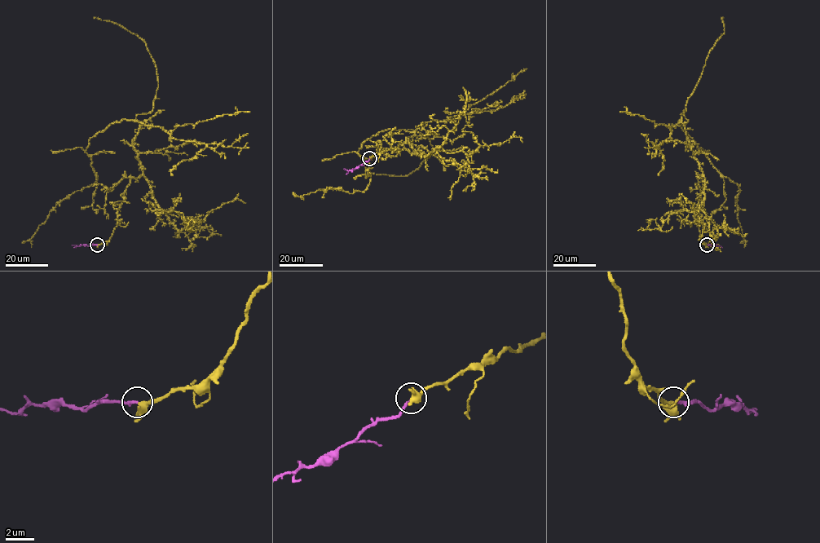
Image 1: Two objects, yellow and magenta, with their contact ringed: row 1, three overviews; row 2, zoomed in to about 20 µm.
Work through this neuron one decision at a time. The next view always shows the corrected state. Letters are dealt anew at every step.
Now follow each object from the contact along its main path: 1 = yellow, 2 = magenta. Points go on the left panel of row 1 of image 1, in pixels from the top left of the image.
1: (97, 245), (143, 174), (138, 121), (89, 139), (98, 179), (22, 243)
2: (97, 245), (72, 245)

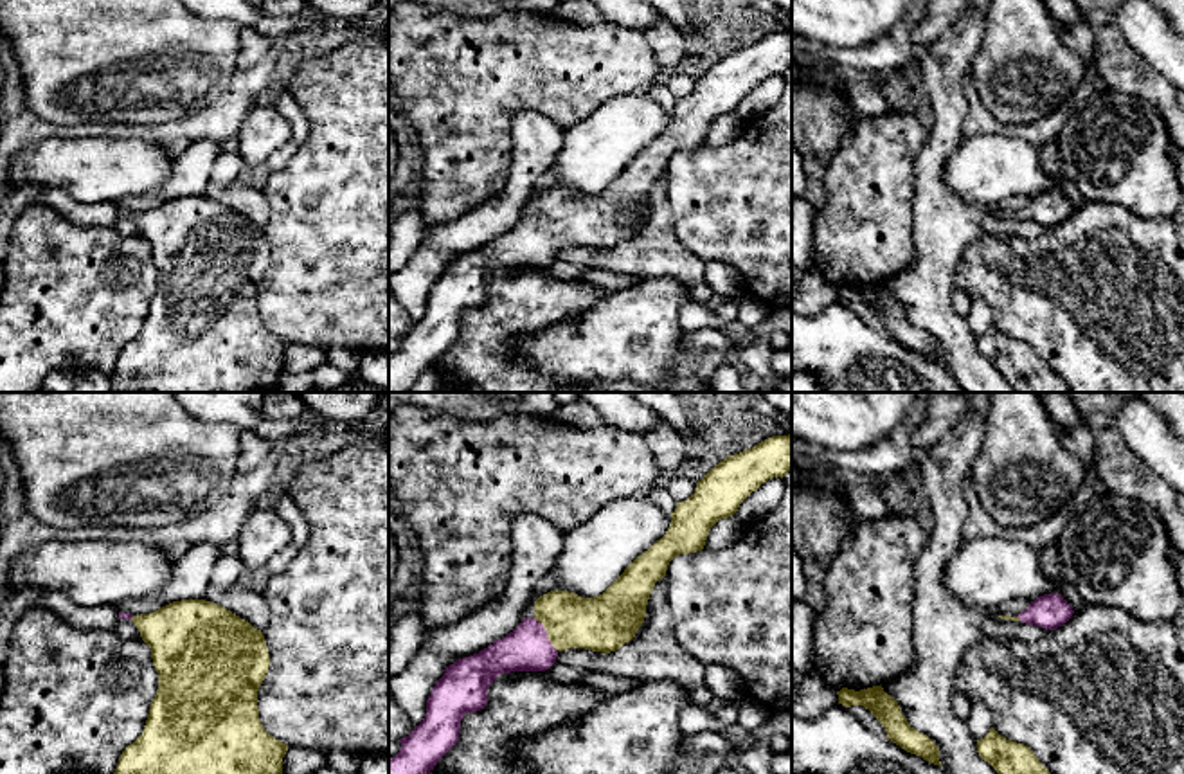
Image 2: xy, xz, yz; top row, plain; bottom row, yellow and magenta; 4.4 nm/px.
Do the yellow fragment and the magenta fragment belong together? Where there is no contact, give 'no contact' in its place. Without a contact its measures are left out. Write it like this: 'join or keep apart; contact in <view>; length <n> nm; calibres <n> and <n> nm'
join; contact in xz; length 190 nm; calibres 260 and 200 nm

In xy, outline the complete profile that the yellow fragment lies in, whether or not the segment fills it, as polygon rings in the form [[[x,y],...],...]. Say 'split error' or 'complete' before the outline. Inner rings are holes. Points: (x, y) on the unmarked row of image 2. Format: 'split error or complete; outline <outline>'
complete; outline [[[205,196],[173,198],[155,209],[133,212],[142,238],[151,245],[158,286],[142,331],[130,340],[112,373],[115,392],[270,392],[283,373],[288,342],[268,331],[259,317],[257,288],[270,250],[261,227],[221,202]]]

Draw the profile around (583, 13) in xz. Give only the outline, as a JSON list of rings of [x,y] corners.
[[[590,0],[560,2],[560,5],[552,13],[549,13],[549,16],[565,23],[583,27],[603,22],[599,9]]]

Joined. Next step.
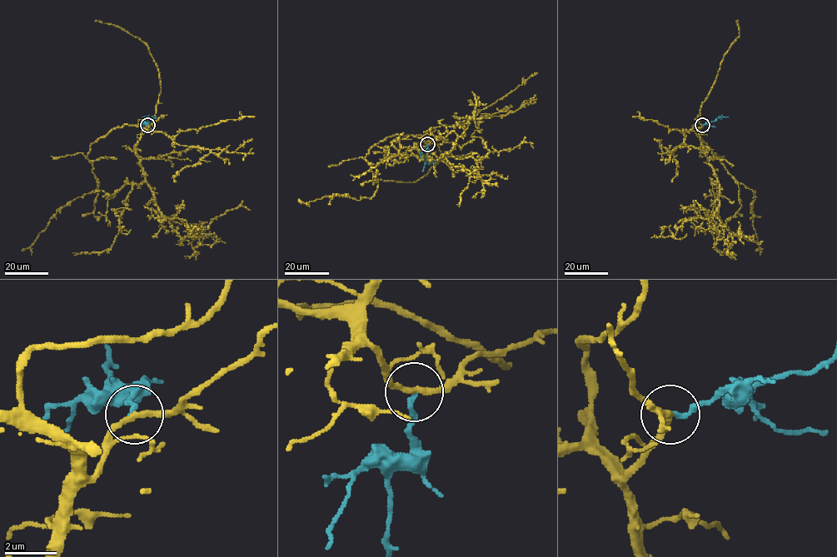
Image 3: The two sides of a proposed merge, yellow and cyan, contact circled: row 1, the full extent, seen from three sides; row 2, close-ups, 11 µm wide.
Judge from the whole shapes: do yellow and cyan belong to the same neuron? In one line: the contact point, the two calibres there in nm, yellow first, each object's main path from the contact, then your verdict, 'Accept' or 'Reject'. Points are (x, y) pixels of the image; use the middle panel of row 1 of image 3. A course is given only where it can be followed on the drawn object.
Place: (427, 144). Thickness 220 nm (yellow) against 160 nm. Course of yellow: (427, 144), (420, 137), (395, 135), (369, 149), (364, 158), (377, 181), (371, 197), (298, 199). Course of cyan: (427, 144), (425, 160), (429, 164), (437, 161). Accept

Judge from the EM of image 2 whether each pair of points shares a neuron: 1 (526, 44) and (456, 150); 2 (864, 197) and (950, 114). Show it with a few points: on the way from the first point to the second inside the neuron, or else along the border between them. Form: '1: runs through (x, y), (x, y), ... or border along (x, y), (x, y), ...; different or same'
1: runs through (506, 71), (465, 114), (465, 123); same
2: border along (929, 130), (914, 164), (916, 177); different

